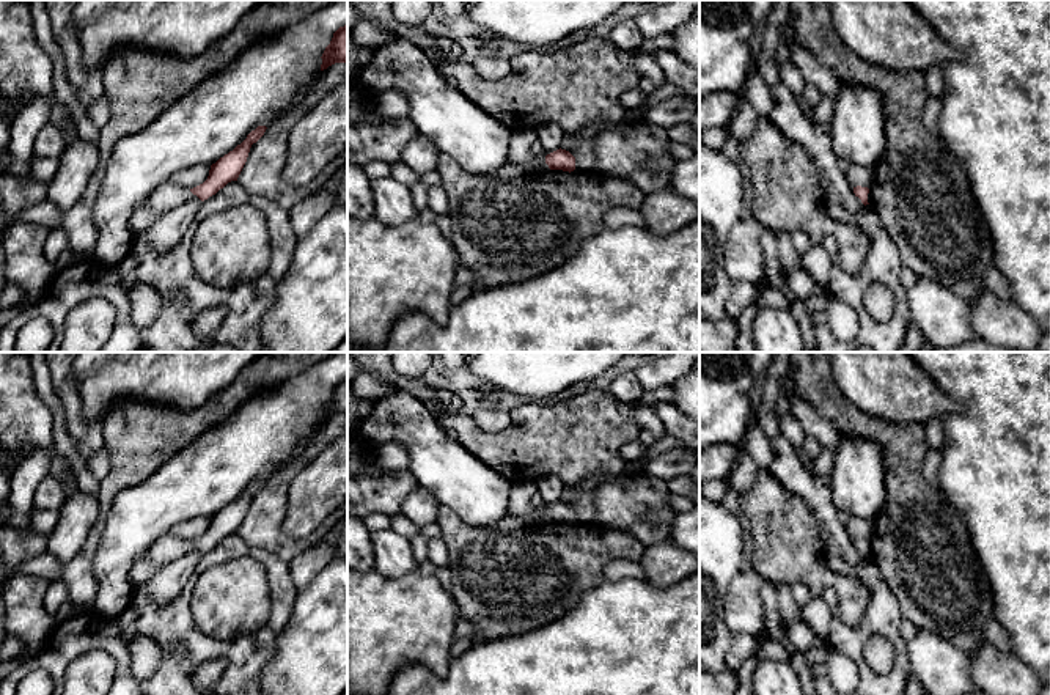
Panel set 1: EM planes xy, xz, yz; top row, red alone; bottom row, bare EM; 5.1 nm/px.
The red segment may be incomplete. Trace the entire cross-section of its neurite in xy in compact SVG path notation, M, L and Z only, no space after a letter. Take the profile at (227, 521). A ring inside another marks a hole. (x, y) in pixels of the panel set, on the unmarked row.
M258 478L240 497L212 516L209 528L203 536L193 541L185 541L182 538L165 533L154 541L148 550L146 558L156 564L165 566L193 550L204 553L215 547L228 535L237 533L247 514L251 497L264 487L266 481L266 478Z

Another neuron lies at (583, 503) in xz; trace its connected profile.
M578 492L567 502L575 509L575 522L596 525L596 492Z

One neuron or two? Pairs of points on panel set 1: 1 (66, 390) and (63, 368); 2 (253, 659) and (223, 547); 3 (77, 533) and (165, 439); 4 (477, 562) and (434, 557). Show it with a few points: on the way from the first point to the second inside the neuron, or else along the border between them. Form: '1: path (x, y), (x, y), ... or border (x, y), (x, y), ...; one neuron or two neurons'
1: path (65, 386), (63, 373); one neuron
2: path (274, 625), (279, 617), (279, 577), (258, 554); one neuron
3: border (98, 496), (98, 519), (82, 544); two neurons
4: border (437, 535), (447, 547), (448, 563); two neurons

